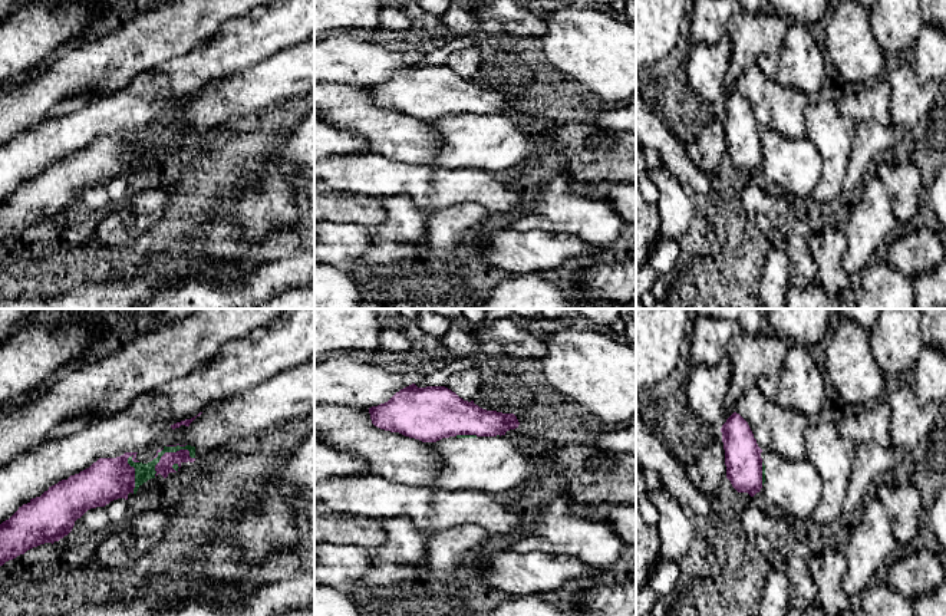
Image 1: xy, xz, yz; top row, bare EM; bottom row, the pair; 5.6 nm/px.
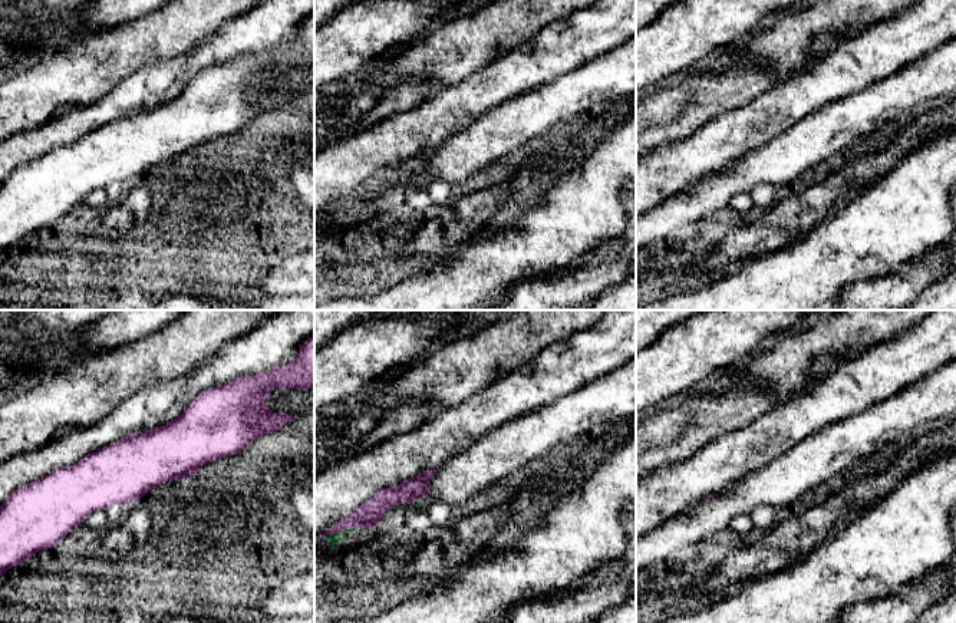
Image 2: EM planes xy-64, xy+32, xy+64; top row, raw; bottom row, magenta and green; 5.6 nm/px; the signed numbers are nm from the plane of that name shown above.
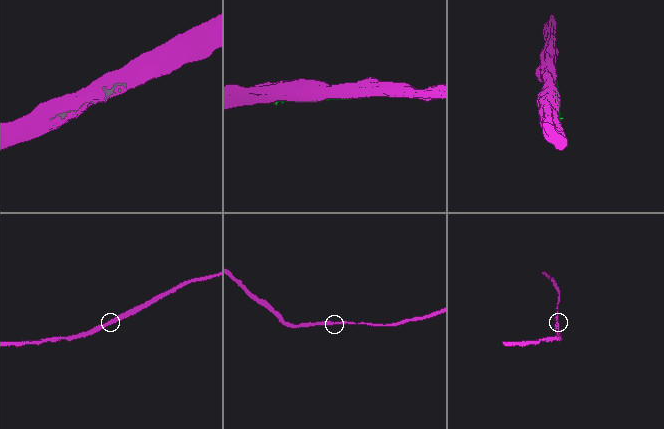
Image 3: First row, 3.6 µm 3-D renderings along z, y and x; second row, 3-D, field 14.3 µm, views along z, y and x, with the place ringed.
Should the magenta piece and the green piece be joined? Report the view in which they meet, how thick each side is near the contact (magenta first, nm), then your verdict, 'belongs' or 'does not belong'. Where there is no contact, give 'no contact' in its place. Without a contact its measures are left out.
meets magenta in xy; 90 nm thick on the magenta side, 100 nm on the other; does not belong

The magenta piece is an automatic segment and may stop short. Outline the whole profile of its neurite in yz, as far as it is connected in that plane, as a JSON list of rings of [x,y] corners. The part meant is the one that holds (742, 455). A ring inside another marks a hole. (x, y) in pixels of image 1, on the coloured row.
[[[734,412],[721,428],[726,478],[738,493],[754,497],[762,488],[762,449],[748,422]]]

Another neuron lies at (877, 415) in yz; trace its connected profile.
[[[886,398],[861,411],[843,409],[834,418],[840,437],[851,441],[856,447],[871,441],[881,447],[891,445],[890,406]]]

